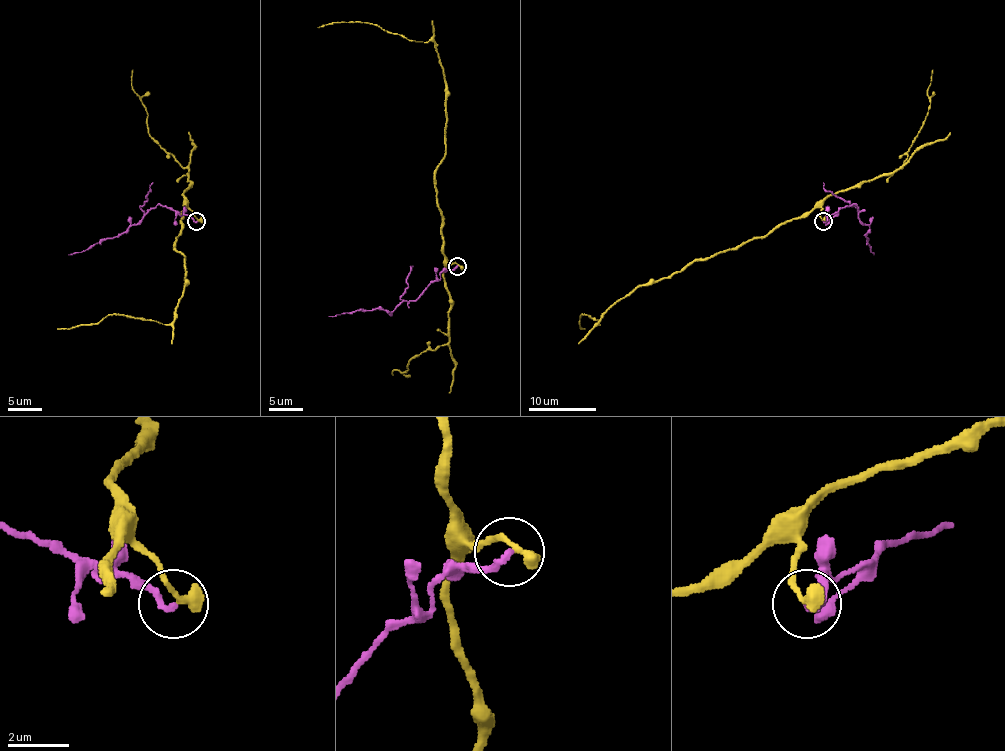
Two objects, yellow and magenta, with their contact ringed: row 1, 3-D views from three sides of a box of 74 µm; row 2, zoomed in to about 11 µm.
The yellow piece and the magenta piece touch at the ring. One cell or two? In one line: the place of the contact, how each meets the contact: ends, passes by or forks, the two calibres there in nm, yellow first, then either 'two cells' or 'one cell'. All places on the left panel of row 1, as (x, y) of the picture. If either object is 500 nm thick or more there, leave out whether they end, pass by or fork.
place (196, 221); yellow ends; magenta ends; calibres 440 and 200 nm; two cells

